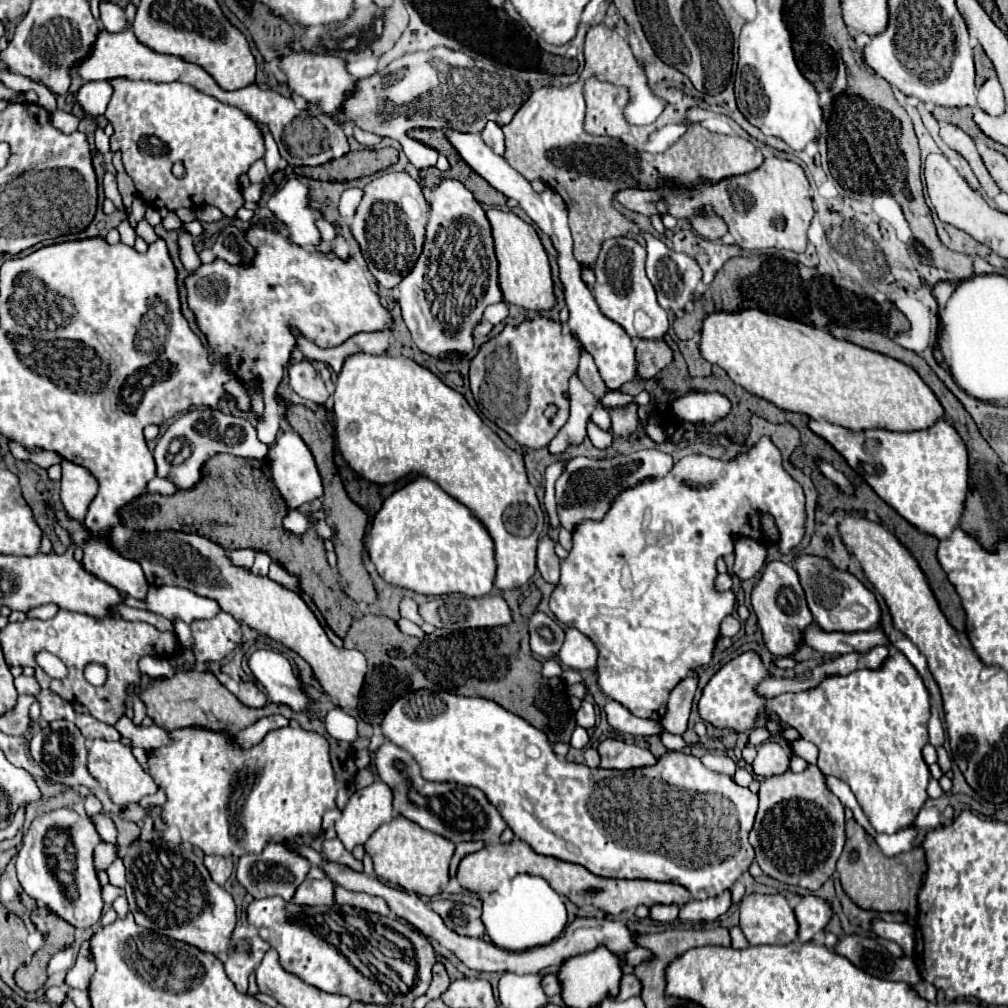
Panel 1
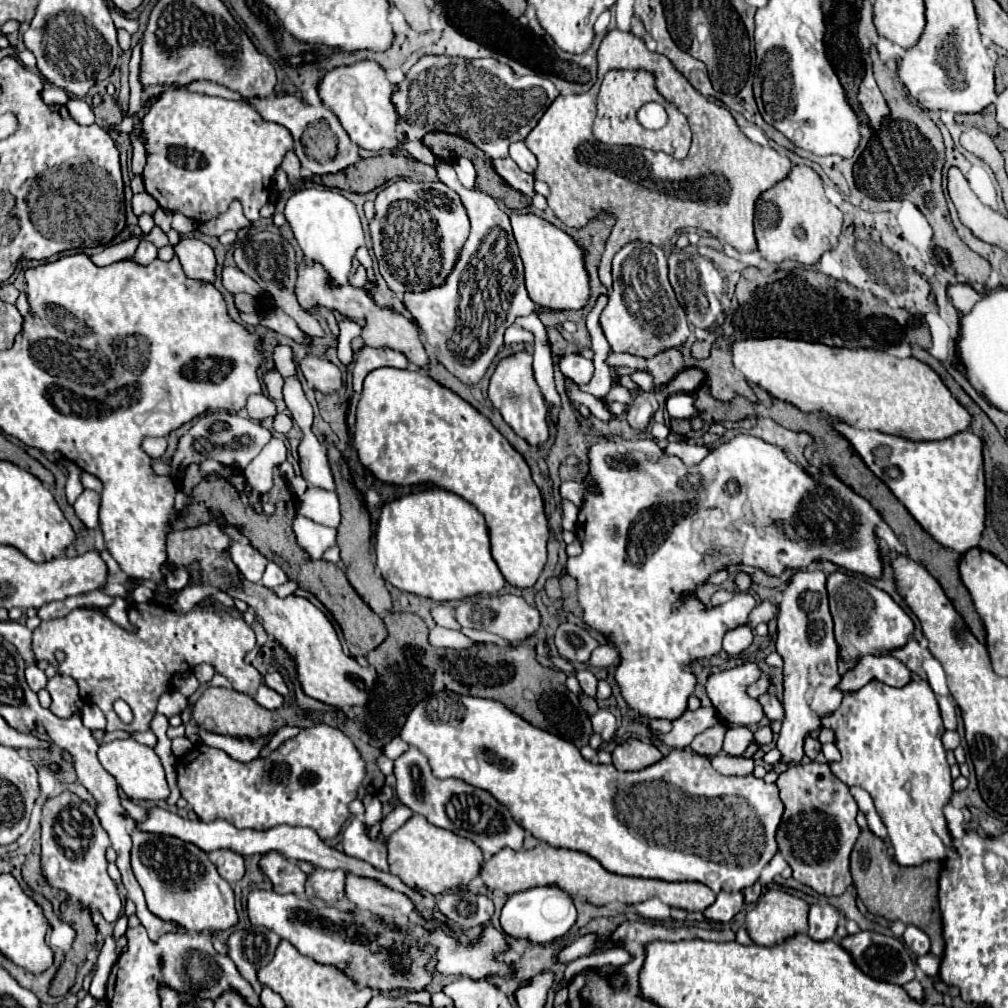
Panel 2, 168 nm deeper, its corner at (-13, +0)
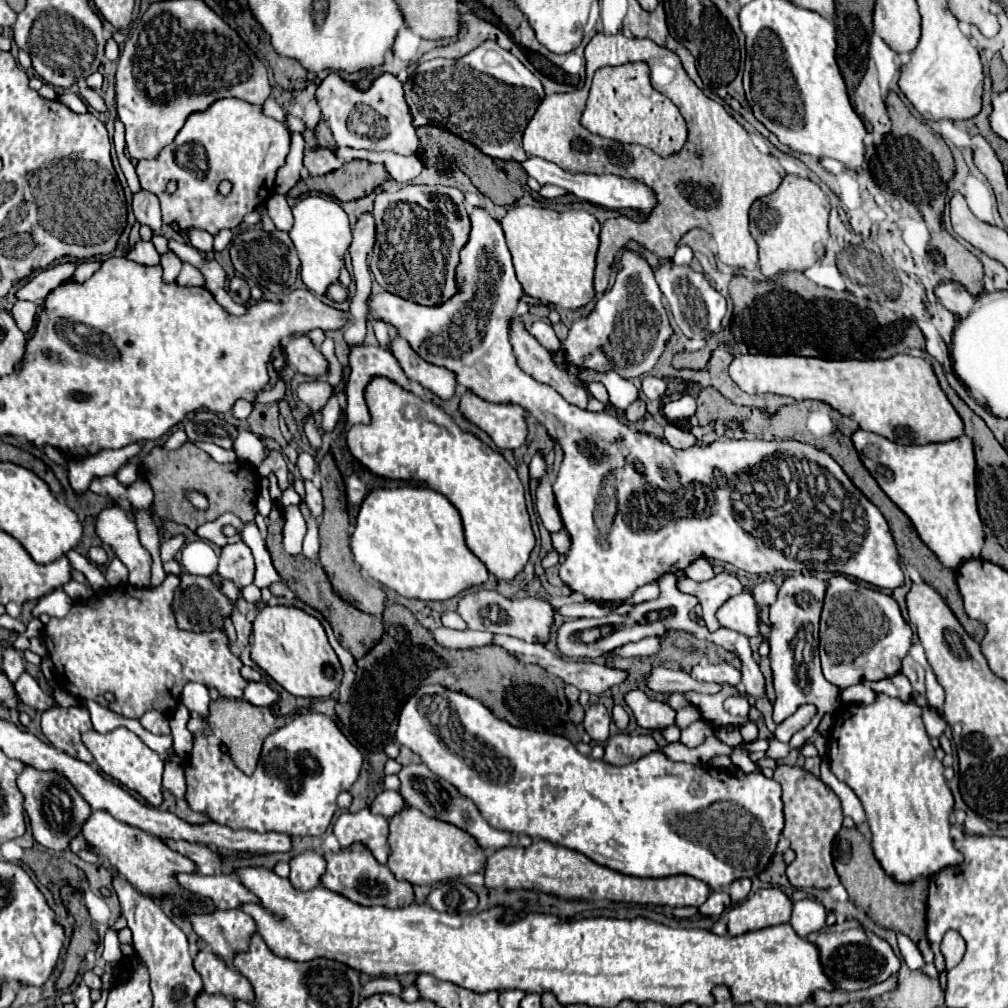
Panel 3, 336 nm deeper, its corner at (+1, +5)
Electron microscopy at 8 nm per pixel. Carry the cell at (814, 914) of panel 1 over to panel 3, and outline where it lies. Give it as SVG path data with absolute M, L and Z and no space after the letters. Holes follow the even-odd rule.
M798 900L792 908L792 928L798 936L808 936L810 932L816 932L826 922L826 910L818 900Z

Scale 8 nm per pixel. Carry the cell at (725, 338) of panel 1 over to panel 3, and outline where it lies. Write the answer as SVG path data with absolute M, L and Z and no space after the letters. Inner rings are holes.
M898 354L888 360L822 360L822 358L800 358L800 356L736 356L730 364L730 378L748 394L772 392L790 396L794 400L820 400L830 404L840 414L856 420L862 430L880 434L896 444L930 444L950 442L964 434L964 424L954 406L942 392L932 366L918 356Z

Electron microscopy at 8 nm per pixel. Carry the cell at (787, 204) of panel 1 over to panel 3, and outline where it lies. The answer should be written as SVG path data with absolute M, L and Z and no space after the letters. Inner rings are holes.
M786 176L780 188L754 202L750 210L750 232L760 248L760 270L766 278L778 272L804 272L818 260L818 250L828 242L828 196L818 184Z

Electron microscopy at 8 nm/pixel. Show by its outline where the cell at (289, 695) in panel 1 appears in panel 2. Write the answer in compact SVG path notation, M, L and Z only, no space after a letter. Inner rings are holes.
M280 671L268 673L268 675L264 677L264 681L266 681L266 685L268 685L270 689L274 689L276 693L280 693L282 697L288 697L288 695L290 695L290 687L286 685L286 681L284 681L284 677L282 677Z

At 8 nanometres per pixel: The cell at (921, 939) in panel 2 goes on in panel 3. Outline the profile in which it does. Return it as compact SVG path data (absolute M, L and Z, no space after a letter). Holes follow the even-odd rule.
M898 934L898 948L900 948L900 956L904 958L904 962L908 964L910 970L920 970L924 966L924 958L918 950L918 946L904 934Z

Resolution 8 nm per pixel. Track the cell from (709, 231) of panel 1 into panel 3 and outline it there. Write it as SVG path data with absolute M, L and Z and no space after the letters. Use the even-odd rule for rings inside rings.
M596 34L586 46L586 56L590 56L590 66L586 70L588 80L584 88L566 94L550 94L542 100L542 104L538 106L536 114L532 116L530 124L524 130L526 154L540 156L570 172L616 174L624 178L638 178L648 186L652 186L652 190L658 196L656 212L646 222L632 222L627 216L620 215L602 224L596 276L594 276L596 292L598 294L606 292L614 258L630 240L654 252L660 260L666 258L670 260L676 252L676 246L680 244L680 238L692 228L704 228L718 240L718 258L726 266L746 268L746 270L758 268L758 246L748 230L748 222L750 222L748 214L752 202L776 192L782 178L786 176L778 160L774 156L764 156L754 146L748 132L726 112L726 108L714 102L712 98L708 98L692 82L692 78L688 78L680 58L672 50L658 46L650 38L626 38L622 34L616 36ZM640 60L652 68L654 90L670 98L678 106L678 110L682 112L688 124L688 142L678 154L672 154L668 158L662 158L650 148L638 144L622 144L616 140L594 136L580 124L592 74L602 66L618 66L628 62L640 62ZM660 186L674 188L674 202L670 202L670 196L664 194Z

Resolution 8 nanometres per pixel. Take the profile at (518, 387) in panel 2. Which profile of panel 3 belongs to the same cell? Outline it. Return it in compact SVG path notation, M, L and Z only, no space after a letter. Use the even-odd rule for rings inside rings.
M464 392L460 412L466 420L484 430L500 450L516 450L526 440L528 428L522 406L492 404L474 392Z

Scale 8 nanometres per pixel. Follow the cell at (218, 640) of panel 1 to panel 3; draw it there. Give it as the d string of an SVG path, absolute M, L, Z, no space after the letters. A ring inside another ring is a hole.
M166 574L158 586L116 586L92 602L74 604L64 618L50 618L44 644L60 688L76 698L92 698L126 718L140 718L152 708L172 714L188 682L216 688L220 698L240 700L246 688L240 676L242 662L230 652L224 630L196 634L176 628L172 598L178 584L178 576ZM106 692L114 694L114 702L104 698Z

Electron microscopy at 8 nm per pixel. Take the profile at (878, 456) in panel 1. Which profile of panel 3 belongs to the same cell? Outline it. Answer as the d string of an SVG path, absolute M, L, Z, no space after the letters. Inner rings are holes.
M858 430L854 436L854 446L860 454L862 464L886 492L886 496L912 520L922 542L936 554L936 558L950 570L958 570L966 560L980 558L984 546L982 520L976 504L976 460L974 446L968 436L960 436L952 442L926 444L926 446L900 446L884 436Z

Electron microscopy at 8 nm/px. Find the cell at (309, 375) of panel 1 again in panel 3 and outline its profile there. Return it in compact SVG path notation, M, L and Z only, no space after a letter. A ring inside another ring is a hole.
M294 336L284 344L288 364L308 378L322 378L328 372L328 362L308 336Z

